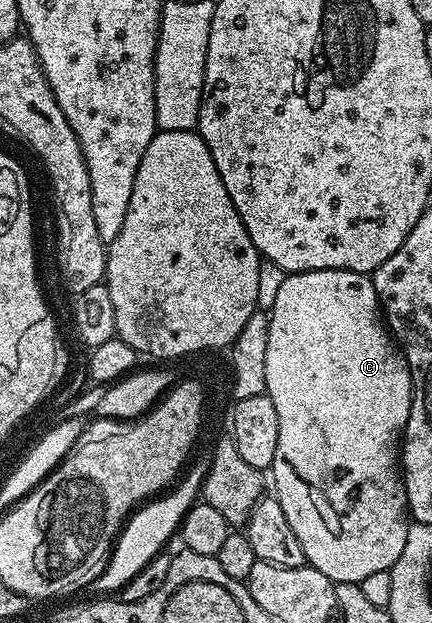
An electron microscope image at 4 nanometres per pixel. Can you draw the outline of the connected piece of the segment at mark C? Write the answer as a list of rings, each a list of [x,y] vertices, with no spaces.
[[[321,269],[320,271],[297,271],[288,273],[285,281],[281,281],[281,289],[277,292],[277,298],[273,301],[267,320],[269,325],[269,346],[265,348],[265,385],[267,386],[267,396],[273,401],[277,409],[277,425],[279,426],[279,436],[277,437],[277,453],[273,457],[273,465],[269,469],[269,475],[275,478],[274,498],[279,500],[281,509],[285,509],[285,518],[289,520],[289,526],[293,528],[293,533],[297,533],[297,541],[301,541],[301,549],[305,549],[305,557],[310,566],[317,568],[325,577],[329,577],[331,582],[337,583],[357,583],[365,581],[373,573],[390,571],[391,566],[401,557],[401,549],[405,549],[405,537],[409,526],[409,512],[407,509],[407,490],[403,488],[403,476],[401,474],[401,440],[403,430],[409,421],[409,409],[411,408],[411,371],[407,367],[407,360],[403,358],[403,352],[397,346],[386,322],[385,316],[379,306],[379,298],[375,292],[375,285],[370,274],[361,271],[346,271],[345,269]]]

